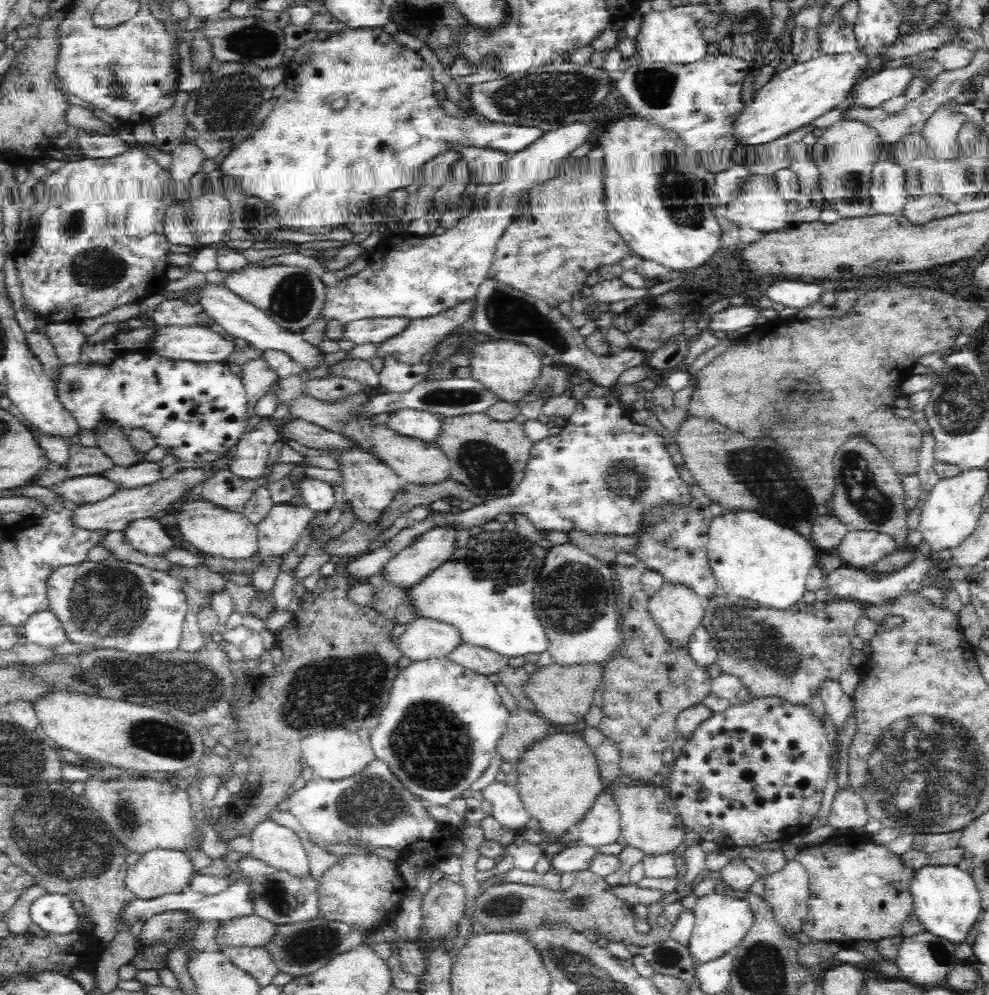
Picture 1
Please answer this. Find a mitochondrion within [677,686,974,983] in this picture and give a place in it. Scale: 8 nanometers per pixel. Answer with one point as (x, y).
(941, 954)

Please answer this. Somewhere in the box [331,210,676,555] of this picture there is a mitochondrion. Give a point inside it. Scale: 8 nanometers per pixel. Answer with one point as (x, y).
(509, 313)

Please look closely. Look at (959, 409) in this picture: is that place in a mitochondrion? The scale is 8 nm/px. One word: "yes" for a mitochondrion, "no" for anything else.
yes

